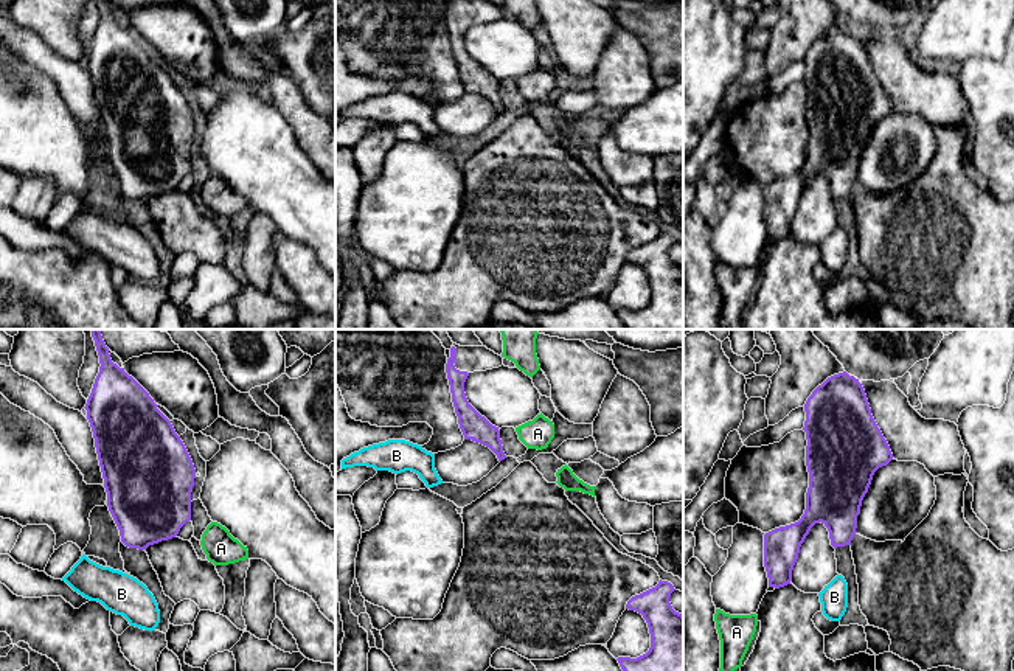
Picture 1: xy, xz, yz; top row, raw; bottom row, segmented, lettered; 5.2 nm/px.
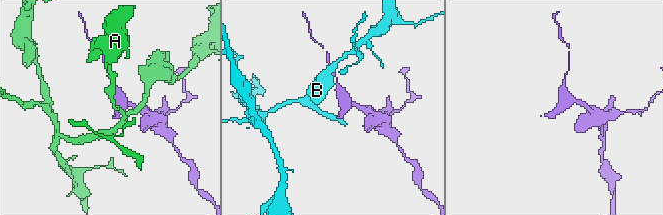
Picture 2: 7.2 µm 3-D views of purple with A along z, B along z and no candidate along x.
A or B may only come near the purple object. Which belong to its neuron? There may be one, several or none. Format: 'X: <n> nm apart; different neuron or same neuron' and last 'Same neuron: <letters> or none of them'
A: 90 nm apart; different neuron
B: 130 nm apart; different neuron
Same neuron: none of them

